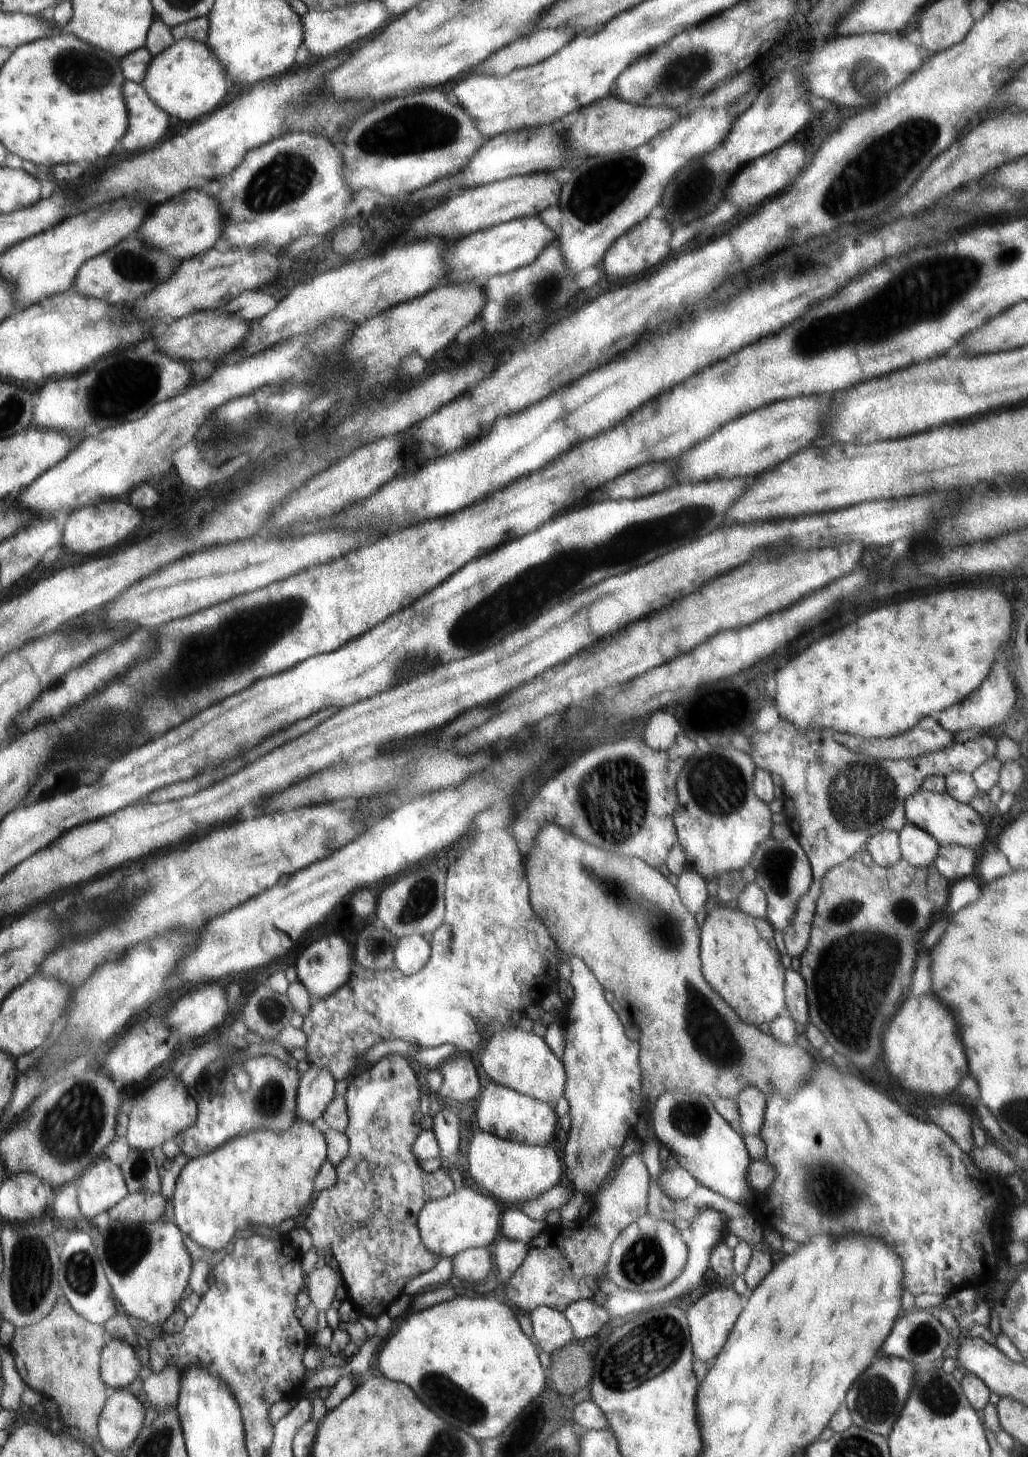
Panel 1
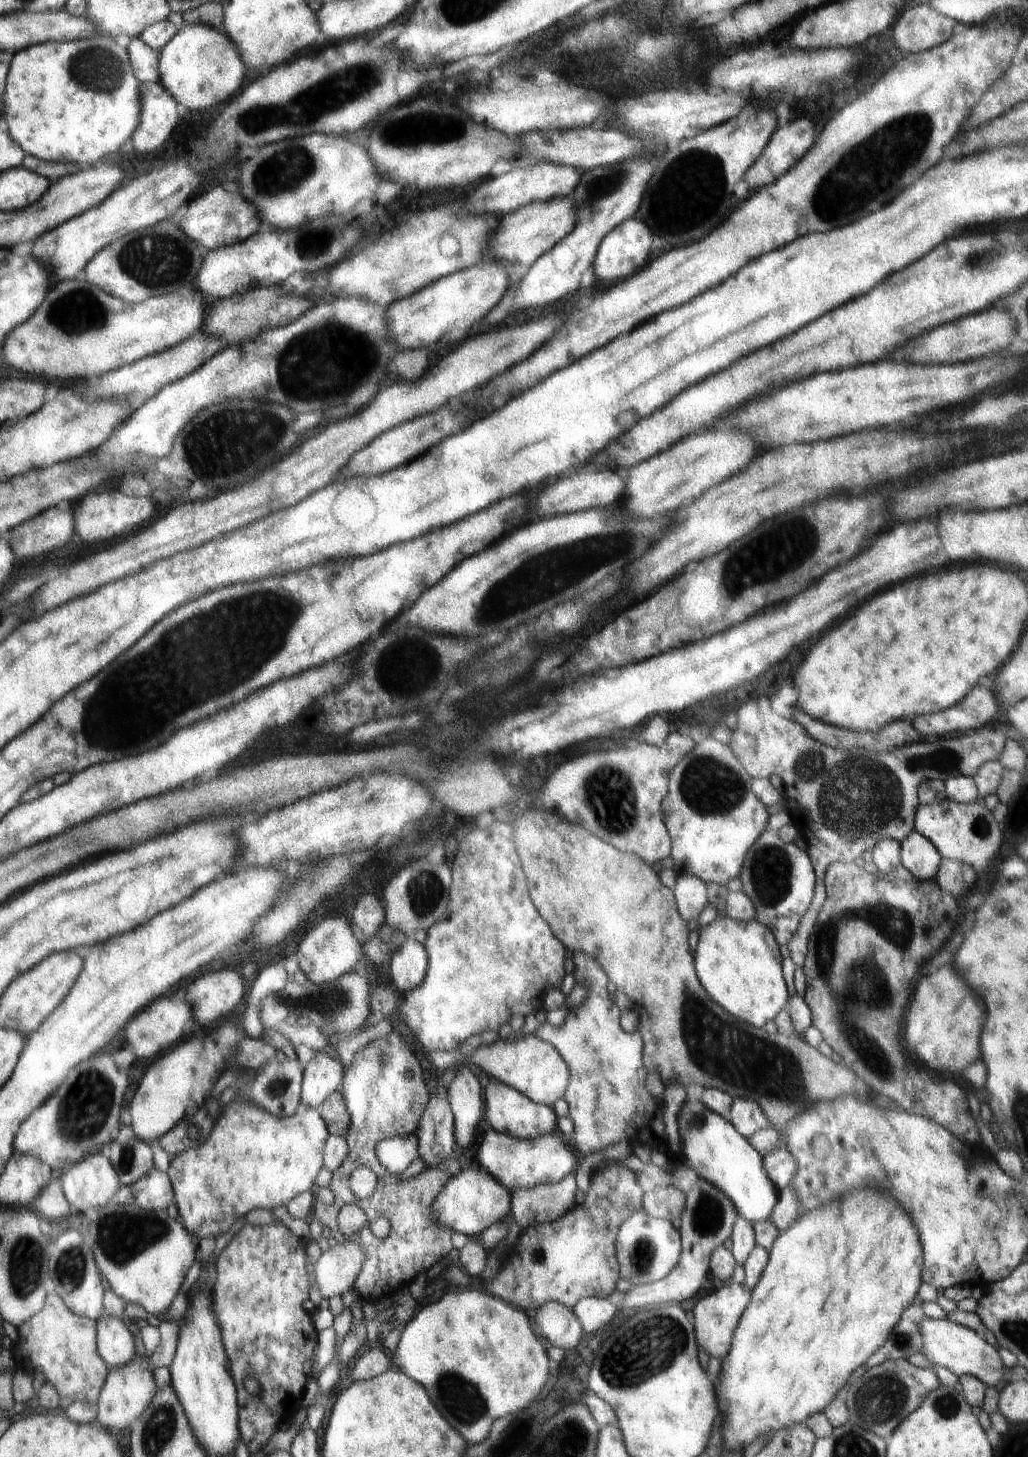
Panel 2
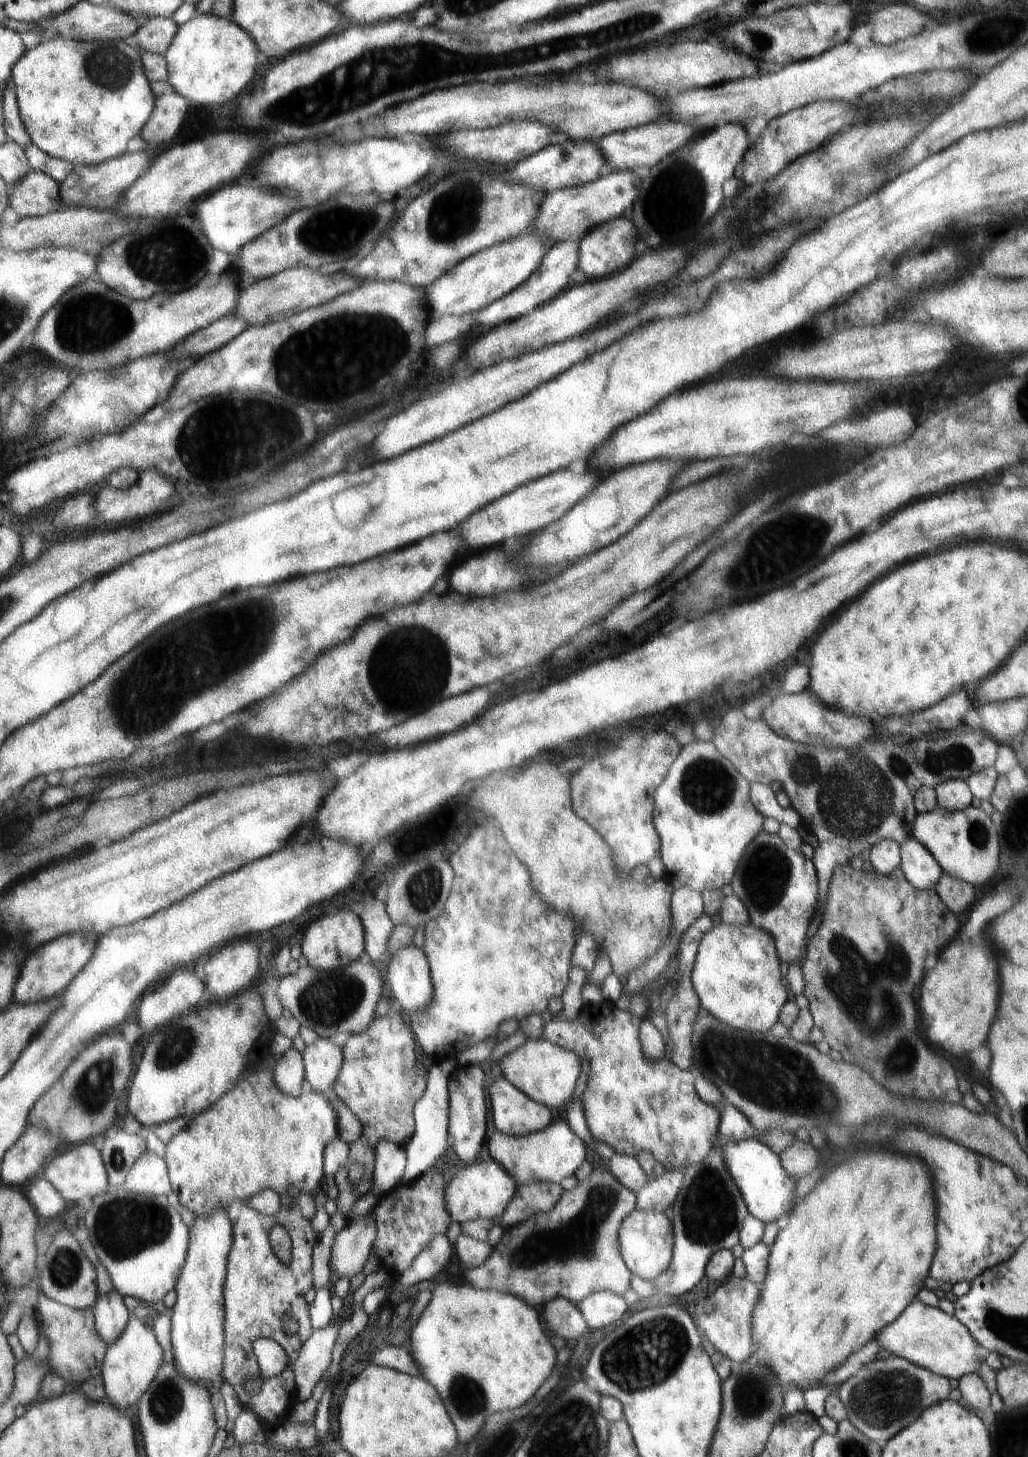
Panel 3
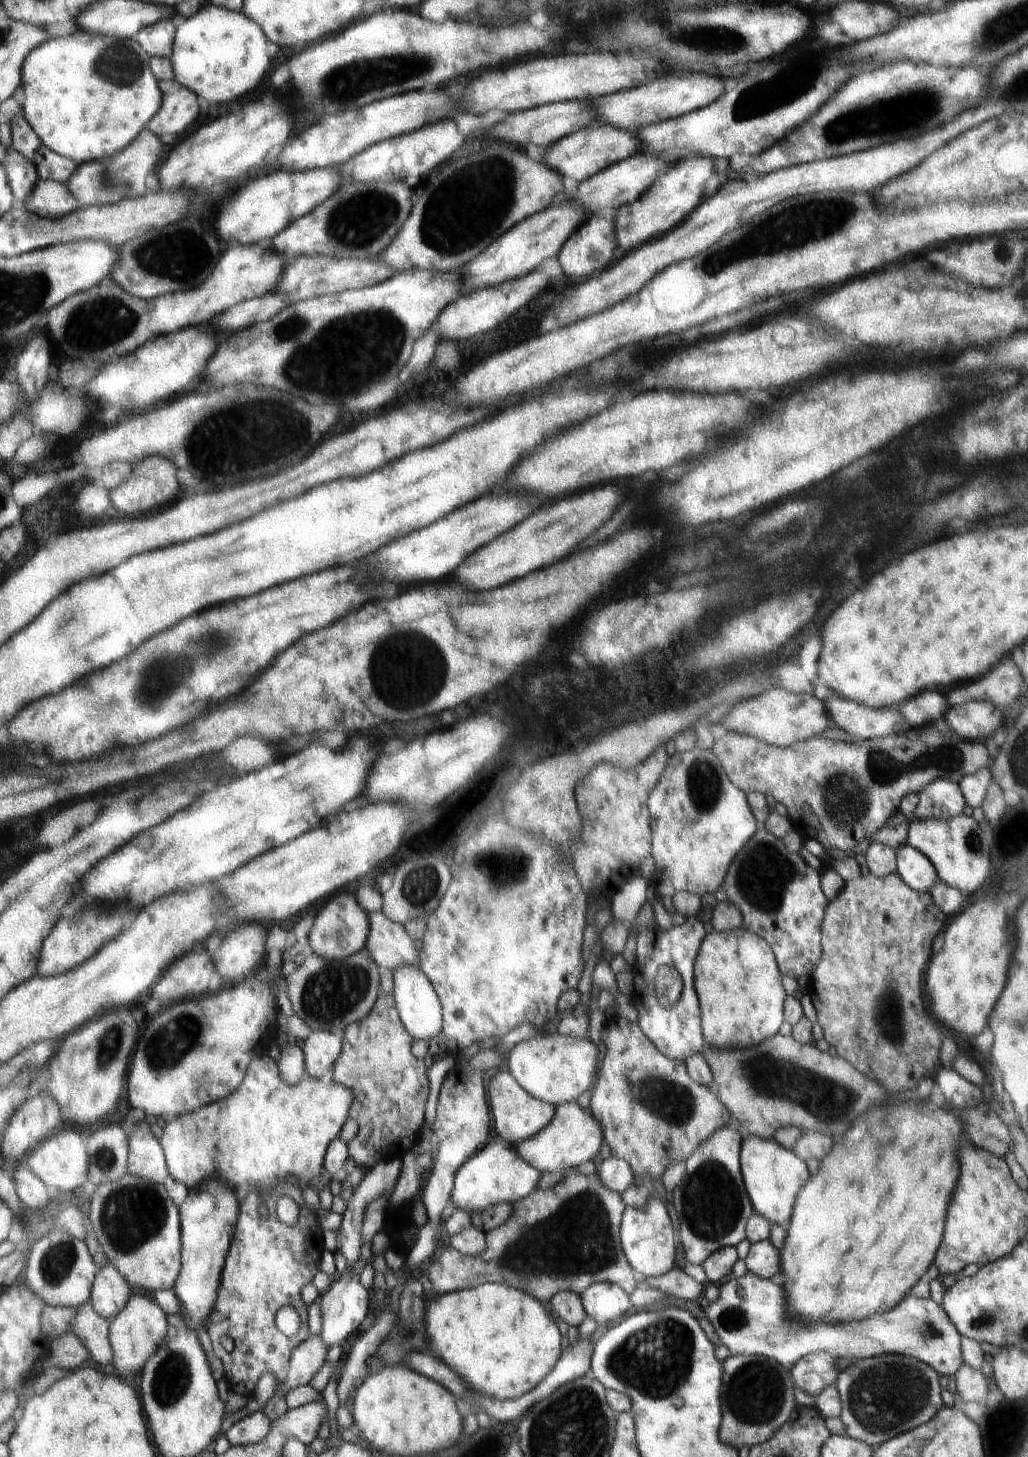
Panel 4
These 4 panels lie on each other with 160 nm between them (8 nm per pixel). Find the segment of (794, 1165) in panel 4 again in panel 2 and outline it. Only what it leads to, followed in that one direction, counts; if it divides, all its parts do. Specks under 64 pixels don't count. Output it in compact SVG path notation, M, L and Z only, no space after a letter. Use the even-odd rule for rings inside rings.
M686 1099L677 1114L678 1130L683 1149L683 1162L697 1172L700 1179L707 1180L730 1197L737 1214L749 1223L768 1220L778 1200L778 1191L763 1169L763 1157L747 1141L748 1134L737 1130L731 1121L712 1112L702 1101Z

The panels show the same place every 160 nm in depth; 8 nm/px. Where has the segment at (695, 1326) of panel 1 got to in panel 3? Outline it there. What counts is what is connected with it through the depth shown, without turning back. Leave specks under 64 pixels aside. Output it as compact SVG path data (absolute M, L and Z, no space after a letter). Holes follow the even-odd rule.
M730 1275L717 1288L716 1292L708 1296L703 1296L697 1300L694 1315L699 1322L699 1327L704 1331L706 1338L715 1346L715 1350L729 1358L731 1362L747 1361L754 1354L754 1344L752 1344L752 1315L754 1307L760 1296L758 1287L746 1277L738 1278Z

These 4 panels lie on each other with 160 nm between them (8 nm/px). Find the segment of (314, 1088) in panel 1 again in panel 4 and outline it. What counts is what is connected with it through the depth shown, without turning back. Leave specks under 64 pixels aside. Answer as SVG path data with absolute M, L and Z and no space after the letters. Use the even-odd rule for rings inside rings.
M312 1031L301 1043L306 1074L313 1079L320 1078L334 1068L336 1060L342 1054L341 1037L328 1031Z

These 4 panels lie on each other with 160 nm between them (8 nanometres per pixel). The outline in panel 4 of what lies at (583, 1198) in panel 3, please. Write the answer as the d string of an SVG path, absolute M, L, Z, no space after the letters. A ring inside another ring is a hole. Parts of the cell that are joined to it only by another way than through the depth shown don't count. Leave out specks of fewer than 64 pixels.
M573 1170L568 1175L563 1175L561 1181L553 1186L551 1189L535 1189L527 1197L522 1200L518 1200L512 1203L513 1213L511 1218L506 1221L506 1224L499 1226L498 1228L489 1230L487 1233L487 1250L479 1257L473 1257L470 1255L460 1254L459 1251L441 1246L436 1251L434 1256L430 1258L430 1262L425 1267L427 1277L434 1287L437 1294L456 1292L464 1289L473 1289L484 1283L498 1283L501 1285L514 1286L518 1290L524 1291L532 1295L534 1298L539 1299L540 1302L549 1302L552 1297L559 1294L561 1291L574 1291L577 1295L584 1293L590 1286L596 1283L609 1282L620 1286L622 1290L629 1296L630 1293L634 1293L636 1288L636 1278L634 1278L634 1270L630 1268L630 1263L627 1261L627 1257L622 1252L623 1246L620 1246L620 1220L622 1218L622 1212L624 1212L624 1202L622 1202L623 1196L618 1191L613 1191L610 1187L606 1186L602 1180L600 1180L597 1173L591 1175L584 1175L580 1171Z

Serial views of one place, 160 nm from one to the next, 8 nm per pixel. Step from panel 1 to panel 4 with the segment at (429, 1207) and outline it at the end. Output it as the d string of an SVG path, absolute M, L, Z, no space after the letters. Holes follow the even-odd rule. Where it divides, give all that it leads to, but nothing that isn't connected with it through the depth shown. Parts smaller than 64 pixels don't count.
M488 1142L456 1171L451 1201L456 1209L480 1214L491 1206L512 1204L527 1197L538 1186L541 1174L535 1167L519 1158L515 1146Z

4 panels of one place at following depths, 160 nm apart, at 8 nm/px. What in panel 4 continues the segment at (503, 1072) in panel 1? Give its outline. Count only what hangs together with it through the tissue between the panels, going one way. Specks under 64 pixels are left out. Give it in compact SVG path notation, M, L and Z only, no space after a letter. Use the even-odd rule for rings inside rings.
M546 1033L537 1038L518 1042L506 1055L505 1064L516 1082L528 1094L553 1105L571 1103L592 1084L598 1052L590 1038L579 1039Z

